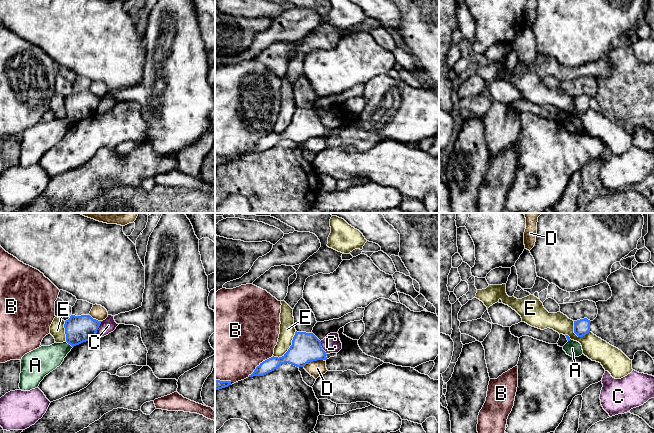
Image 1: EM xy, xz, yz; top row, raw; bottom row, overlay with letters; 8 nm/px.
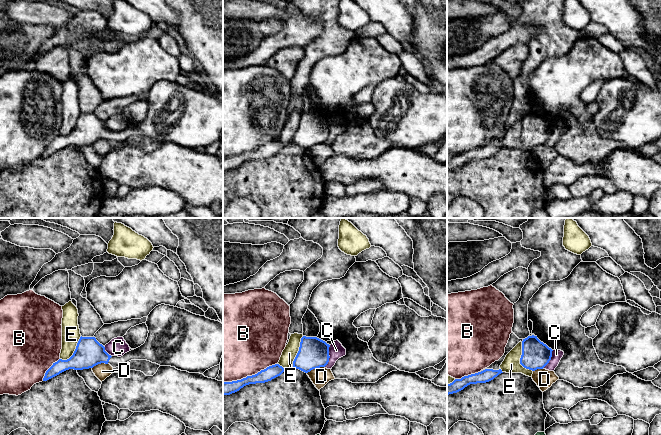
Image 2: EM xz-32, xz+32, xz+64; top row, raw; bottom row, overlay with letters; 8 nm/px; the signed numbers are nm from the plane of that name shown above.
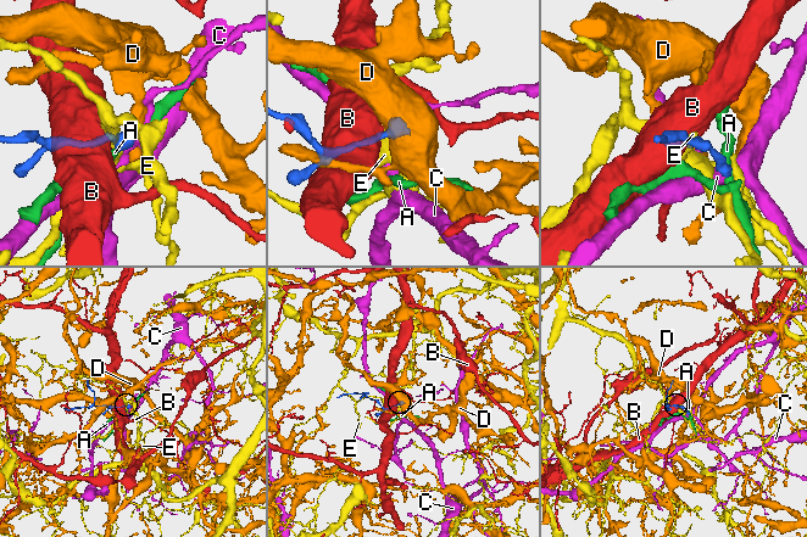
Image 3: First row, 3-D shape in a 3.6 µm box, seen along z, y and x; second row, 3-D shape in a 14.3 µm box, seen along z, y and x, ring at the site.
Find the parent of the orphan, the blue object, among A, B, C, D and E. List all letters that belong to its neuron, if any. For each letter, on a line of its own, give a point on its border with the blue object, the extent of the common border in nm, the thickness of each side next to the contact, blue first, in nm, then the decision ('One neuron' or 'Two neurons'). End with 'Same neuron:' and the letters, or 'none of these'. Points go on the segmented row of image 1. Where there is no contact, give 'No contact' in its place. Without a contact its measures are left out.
A: Touches blue at xy (69, 343). Shared border 80 nm. Thickness 220 nm (blue) against 220 nm. Two neurons
B: Touches blue at xz (260, 363). Shared border 260 nm. Thickness 110 nm (blue) against 500 nm. Two neurons
C: Touches blue at xy (97, 329). Shared border 140 nm. Thickness 220 nm (blue) against 120 nm. Two neurons
D: Touches blue at xz (313, 360). Shared border 180 nm. Thickness 240 nm (blue) against 130 nm. Two neurons
E: Touches blue at xz (290, 347). Shared border 280 nm. Thickness 240 nm (blue) against 130 nm. Two neurons
Same neuron: none of these

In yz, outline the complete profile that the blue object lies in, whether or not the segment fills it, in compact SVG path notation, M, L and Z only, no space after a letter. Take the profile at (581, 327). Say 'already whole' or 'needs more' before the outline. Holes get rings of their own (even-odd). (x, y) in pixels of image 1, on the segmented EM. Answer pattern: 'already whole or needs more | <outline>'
already whole | M587 318L574 321L574 333L578 337L583 337L590 332L590 320Z

